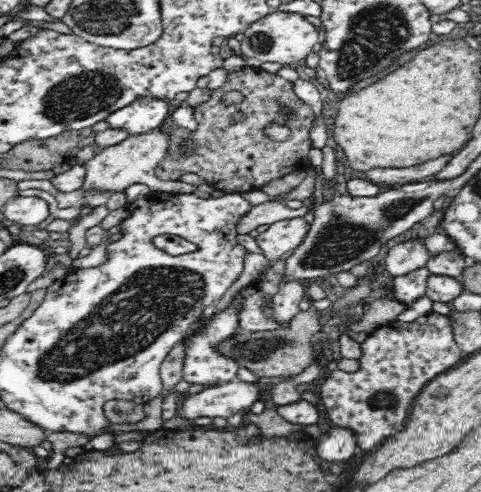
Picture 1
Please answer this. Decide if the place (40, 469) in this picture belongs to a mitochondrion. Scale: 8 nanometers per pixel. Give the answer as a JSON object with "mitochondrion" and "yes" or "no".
{"mitochondrion":"no"}

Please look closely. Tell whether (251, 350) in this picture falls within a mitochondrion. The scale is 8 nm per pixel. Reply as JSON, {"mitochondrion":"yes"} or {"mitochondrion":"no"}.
{"mitochondrion":"yes"}

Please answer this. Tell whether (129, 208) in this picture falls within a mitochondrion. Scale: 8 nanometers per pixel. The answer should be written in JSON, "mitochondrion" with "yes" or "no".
{"mitochondrion":"no"}

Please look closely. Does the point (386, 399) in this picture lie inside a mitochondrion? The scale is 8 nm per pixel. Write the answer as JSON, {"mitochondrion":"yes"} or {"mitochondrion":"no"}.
{"mitochondrion":"yes"}

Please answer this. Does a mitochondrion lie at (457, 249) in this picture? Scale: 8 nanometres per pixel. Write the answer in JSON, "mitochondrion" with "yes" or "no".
{"mitochondrion":"no"}

